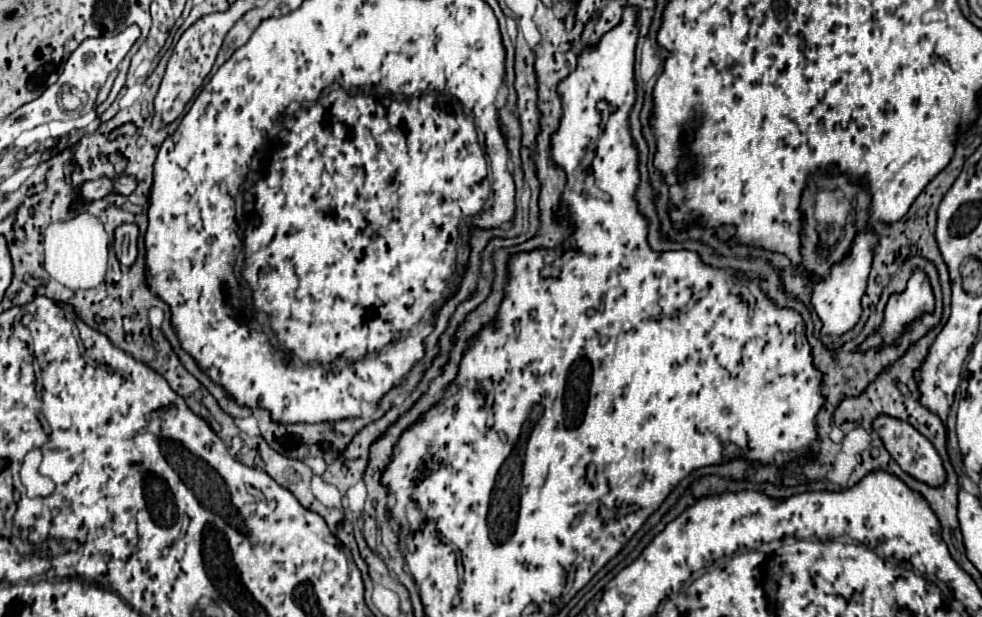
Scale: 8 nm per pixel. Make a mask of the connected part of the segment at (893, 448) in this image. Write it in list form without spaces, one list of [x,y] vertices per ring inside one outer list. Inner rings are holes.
[[[880,415],[878,419],[874,419],[874,433],[882,439],[884,447],[888,449],[888,453],[896,459],[896,463],[914,479],[924,481],[928,485],[942,485],[946,481],[946,473],[942,467],[942,459],[940,455],[934,451],[934,445],[922,435],[918,433],[910,423],[902,423],[900,419],[894,419],[890,415]]]

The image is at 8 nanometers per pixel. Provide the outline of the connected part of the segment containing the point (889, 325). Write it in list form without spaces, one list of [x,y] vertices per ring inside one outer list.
[[[920,269],[914,271],[914,275],[908,281],[908,287],[904,293],[892,295],[892,299],[886,305],[886,319],[876,335],[868,337],[862,343],[862,351],[868,351],[870,347],[878,347],[882,341],[894,343],[898,335],[904,331],[904,325],[914,321],[916,317],[924,313],[934,311],[934,295],[930,289],[930,281],[926,273]]]

